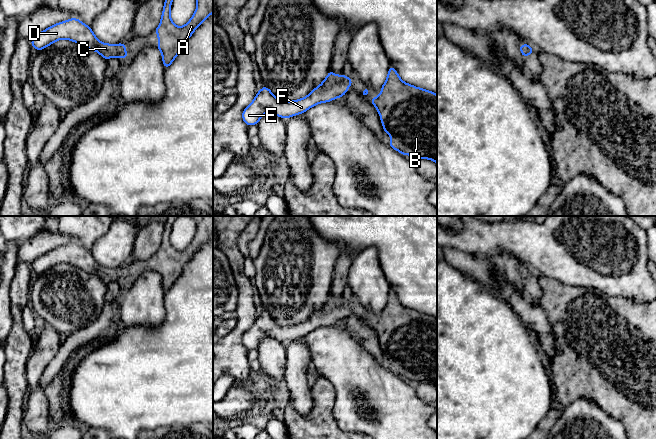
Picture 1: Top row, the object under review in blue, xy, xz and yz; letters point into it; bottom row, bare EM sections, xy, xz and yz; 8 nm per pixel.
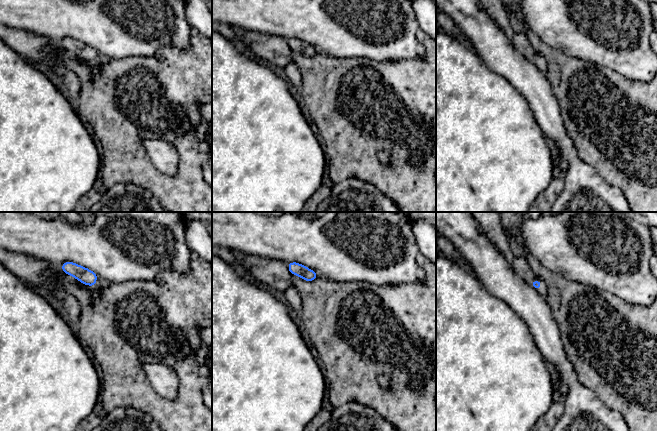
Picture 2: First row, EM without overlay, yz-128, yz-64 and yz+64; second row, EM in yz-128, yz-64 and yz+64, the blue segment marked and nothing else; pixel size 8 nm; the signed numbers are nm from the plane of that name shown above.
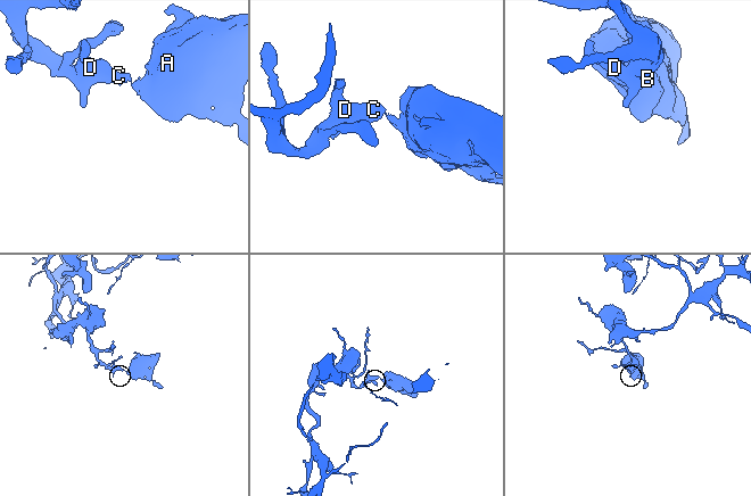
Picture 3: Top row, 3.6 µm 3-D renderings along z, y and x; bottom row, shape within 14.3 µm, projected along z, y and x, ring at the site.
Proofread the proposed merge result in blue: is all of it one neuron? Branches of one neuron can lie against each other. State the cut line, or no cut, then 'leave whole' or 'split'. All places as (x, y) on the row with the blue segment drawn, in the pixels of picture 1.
no cut; leave whole

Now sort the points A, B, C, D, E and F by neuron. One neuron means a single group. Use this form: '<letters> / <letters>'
A B C D E F

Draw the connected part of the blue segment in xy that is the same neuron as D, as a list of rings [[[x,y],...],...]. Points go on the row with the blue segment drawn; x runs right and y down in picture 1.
[[[74,17],[54,24],[35,35],[31,40],[31,46],[40,51],[61,39],[71,40],[89,50],[96,51],[105,60],[111,57],[128,58],[125,43],[106,44],[99,41],[90,26]]]

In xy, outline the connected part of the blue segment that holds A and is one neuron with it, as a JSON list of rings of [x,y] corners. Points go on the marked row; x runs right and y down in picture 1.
[[[173,0],[164,1],[160,24],[153,32],[158,34],[157,49],[161,51],[163,65],[167,69],[196,28],[213,13],[213,0],[197,0],[193,16],[182,27],[176,26],[171,20],[170,11]]]

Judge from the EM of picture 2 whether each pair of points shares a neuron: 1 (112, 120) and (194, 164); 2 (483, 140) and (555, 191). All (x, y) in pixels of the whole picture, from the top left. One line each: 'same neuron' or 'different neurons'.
1: same neuron
2: different neurons

